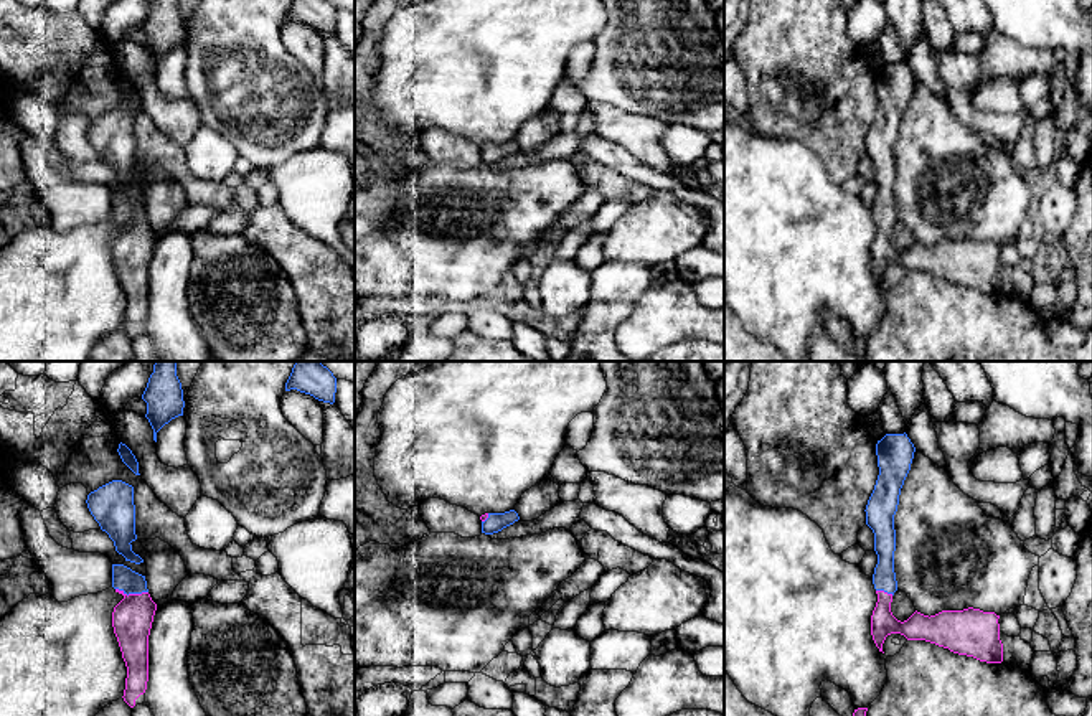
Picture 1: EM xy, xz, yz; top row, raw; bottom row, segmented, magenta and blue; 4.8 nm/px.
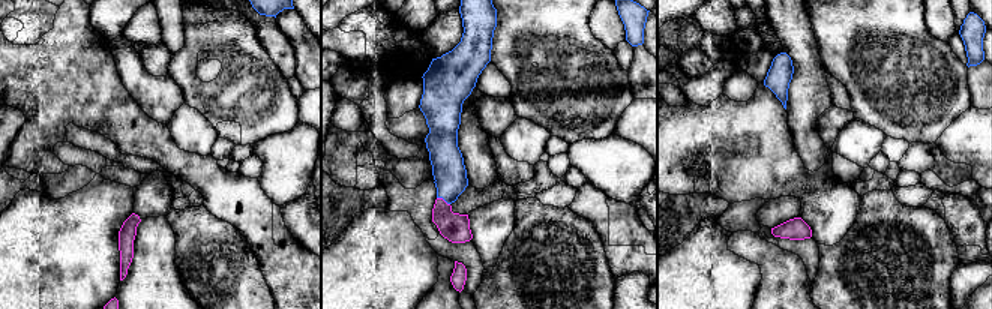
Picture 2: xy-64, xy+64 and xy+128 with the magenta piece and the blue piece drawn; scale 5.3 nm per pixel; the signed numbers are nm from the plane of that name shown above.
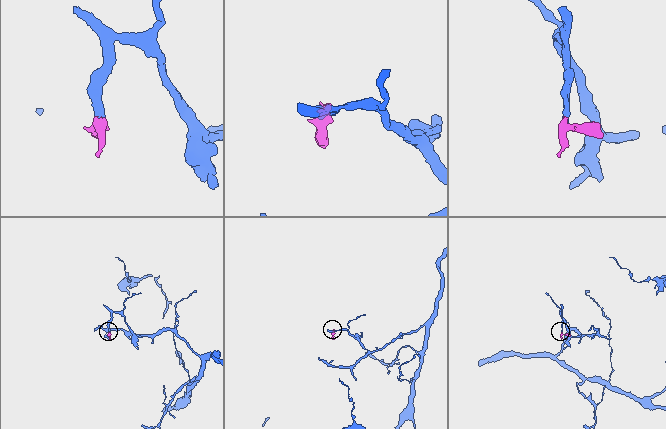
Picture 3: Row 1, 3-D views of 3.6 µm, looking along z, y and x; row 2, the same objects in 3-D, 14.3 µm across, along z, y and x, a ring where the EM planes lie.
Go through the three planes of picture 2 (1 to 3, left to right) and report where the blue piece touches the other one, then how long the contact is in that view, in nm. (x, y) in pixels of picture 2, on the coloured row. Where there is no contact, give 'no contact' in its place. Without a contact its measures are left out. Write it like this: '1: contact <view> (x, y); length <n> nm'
1: no contact
2: contact xy+64 (441, 198); length 80 nm
3: no contact

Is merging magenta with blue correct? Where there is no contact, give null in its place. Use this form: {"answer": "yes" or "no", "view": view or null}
{"answer": "yes", "view": "xy"}

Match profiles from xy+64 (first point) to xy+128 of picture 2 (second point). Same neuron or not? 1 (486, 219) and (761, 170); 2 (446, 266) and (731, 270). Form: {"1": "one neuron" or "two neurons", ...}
{"1": "one neuron", "2": "two neurons"}

